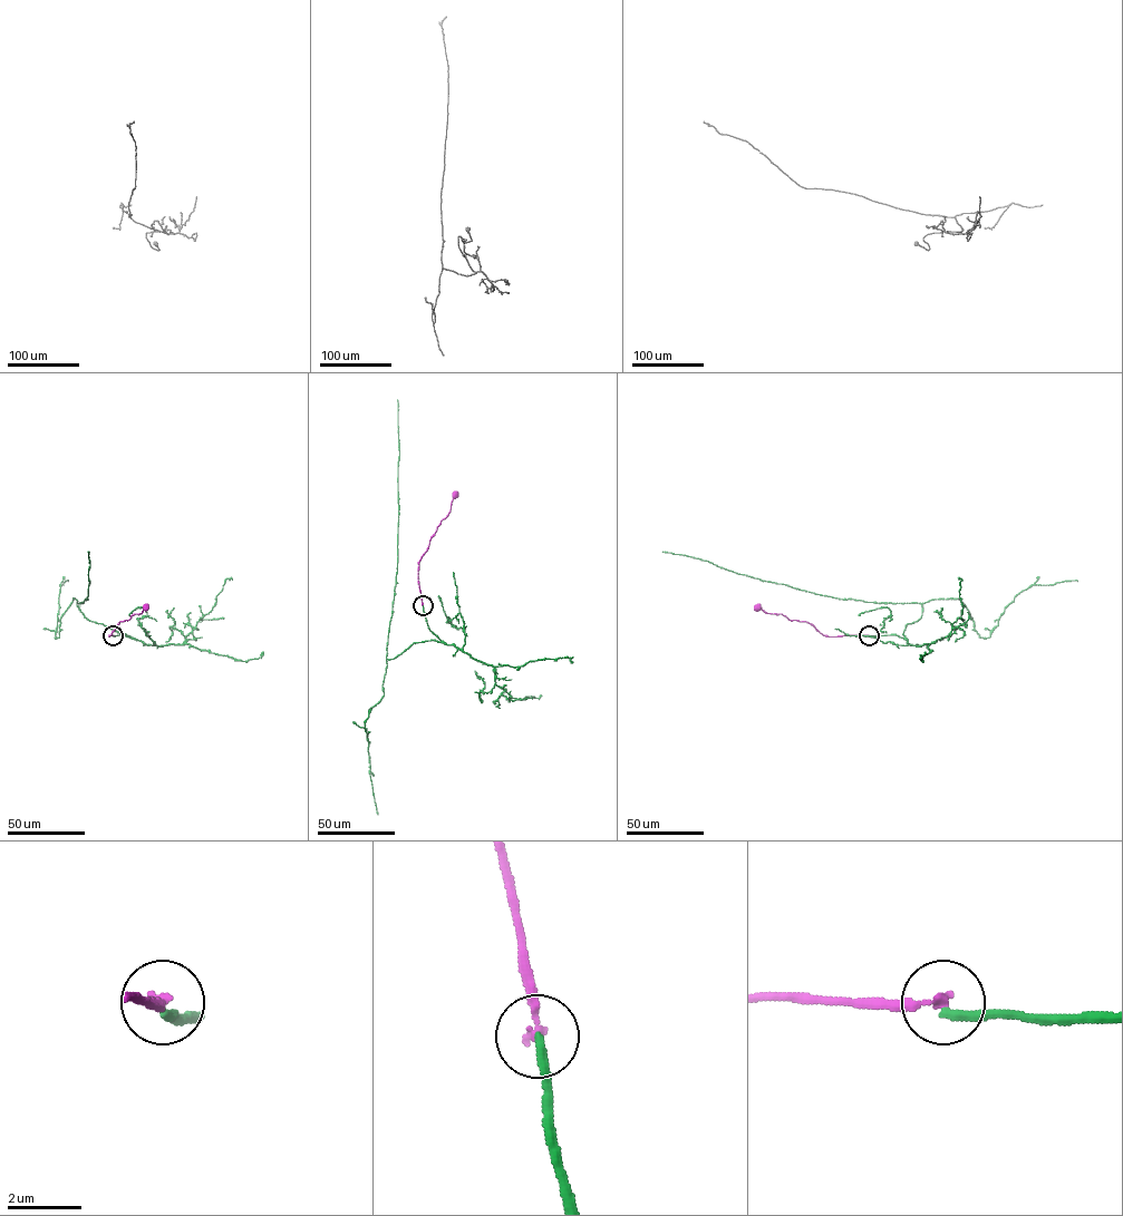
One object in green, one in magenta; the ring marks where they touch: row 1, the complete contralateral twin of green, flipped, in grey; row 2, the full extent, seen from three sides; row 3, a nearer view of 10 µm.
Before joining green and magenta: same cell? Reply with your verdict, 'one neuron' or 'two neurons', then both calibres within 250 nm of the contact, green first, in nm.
two neurons; 240 nm thick on the green side, 240 nm on the other

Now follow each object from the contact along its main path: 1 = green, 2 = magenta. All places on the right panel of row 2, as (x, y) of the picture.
1: (868, 635), (904, 639), (906, 625), (918, 620), (922, 606), (822, 595), (662, 552)
2: (868, 635), (825, 636), (805, 621), (790, 620), (782, 614), (765, 612), (758, 608)

